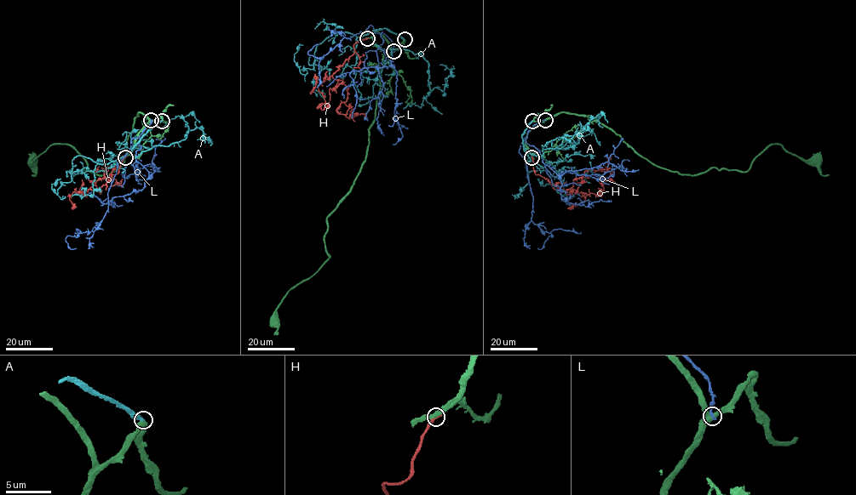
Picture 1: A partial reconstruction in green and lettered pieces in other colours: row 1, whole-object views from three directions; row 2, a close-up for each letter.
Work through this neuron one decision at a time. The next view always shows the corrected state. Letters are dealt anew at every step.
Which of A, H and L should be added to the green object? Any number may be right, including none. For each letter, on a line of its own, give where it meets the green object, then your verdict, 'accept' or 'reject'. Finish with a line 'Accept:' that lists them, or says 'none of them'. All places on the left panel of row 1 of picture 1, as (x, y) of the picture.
A: (162, 121) | reject
H: (125, 157) | reject
L: (151, 120) | reject
Accept: none of them

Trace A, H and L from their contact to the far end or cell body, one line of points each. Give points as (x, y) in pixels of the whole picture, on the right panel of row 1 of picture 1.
A: (532, 121), (522, 136), (531, 160), (526, 163), (537, 156), (547, 160), (565, 194), (538, 179)
H: (531, 157), (536, 174), (567, 190), (586, 170), (608, 170), (611, 173), (607, 167), (611, 155)
L: (545, 121), (535, 124), (519, 150), (533, 198), (531, 219), (551, 235), (537, 248)

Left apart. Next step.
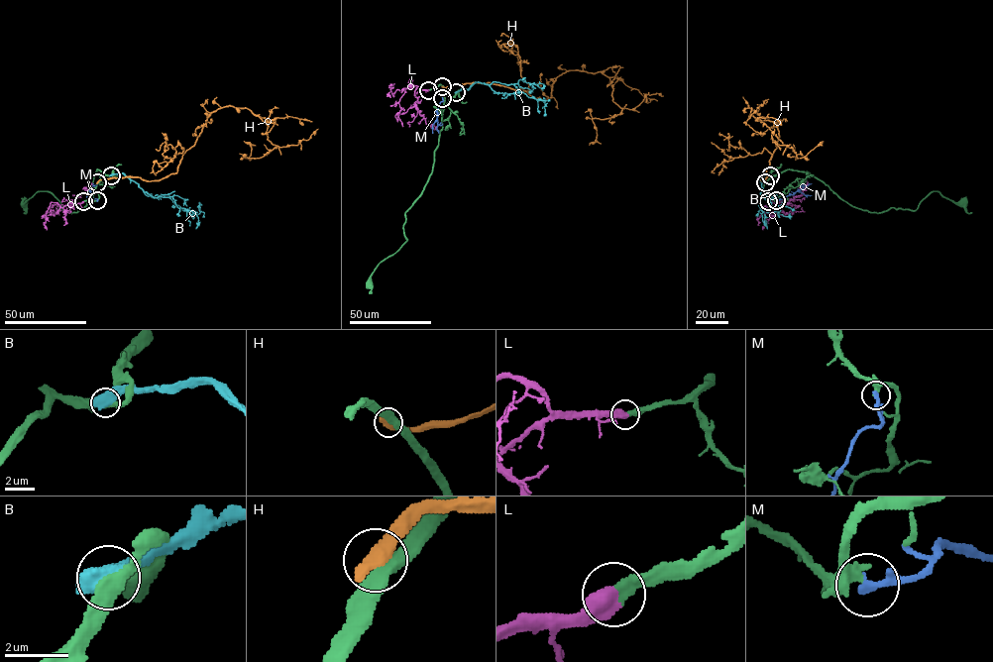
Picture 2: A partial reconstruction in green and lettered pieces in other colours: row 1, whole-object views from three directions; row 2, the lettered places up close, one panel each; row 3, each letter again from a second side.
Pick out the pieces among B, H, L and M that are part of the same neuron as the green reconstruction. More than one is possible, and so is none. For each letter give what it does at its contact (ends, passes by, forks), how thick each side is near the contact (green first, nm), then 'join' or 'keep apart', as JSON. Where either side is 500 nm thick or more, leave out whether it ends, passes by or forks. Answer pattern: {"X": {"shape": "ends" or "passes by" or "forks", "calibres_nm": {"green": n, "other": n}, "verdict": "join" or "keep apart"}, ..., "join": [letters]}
{"B": {"calibres_nm": {"green": 360, "other": 800}, "verdict": "keep apart"}, "H": {"calibres_nm": {"green": 380, "other": 500}, "verdict": "keep apart"}, "L": {"calibres_nm": {"green": 360, "other": 600}, "verdict": "join"}, "M": {"shape": "ends", "calibres_nm": {"green": 280, "other": 320}, "verdict": "keep apart"}, "join": ["L"]}

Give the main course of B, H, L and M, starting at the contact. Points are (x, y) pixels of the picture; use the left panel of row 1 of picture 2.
B: (111, 175), (123, 173), (153, 196), (168, 197), (191, 214), (199, 213), (199, 204), (198, 210)
H: (97, 182), (174, 173), (207, 117), (224, 106), (265, 117), (276, 147), (247, 158), (252, 148), (244, 141)
L: (83, 201), (75, 205), (69, 202), (86, 192), (91, 184), (87, 180)
M: (97, 201), (91, 195), (93, 183)

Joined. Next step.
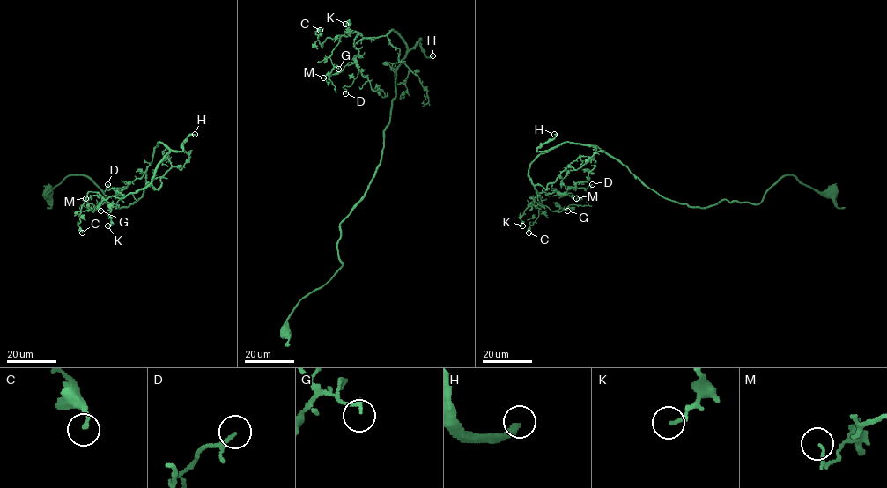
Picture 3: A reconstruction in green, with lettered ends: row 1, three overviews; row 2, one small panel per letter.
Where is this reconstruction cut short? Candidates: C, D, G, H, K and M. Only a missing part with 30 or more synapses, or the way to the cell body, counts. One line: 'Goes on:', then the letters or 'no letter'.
Goes on: H

